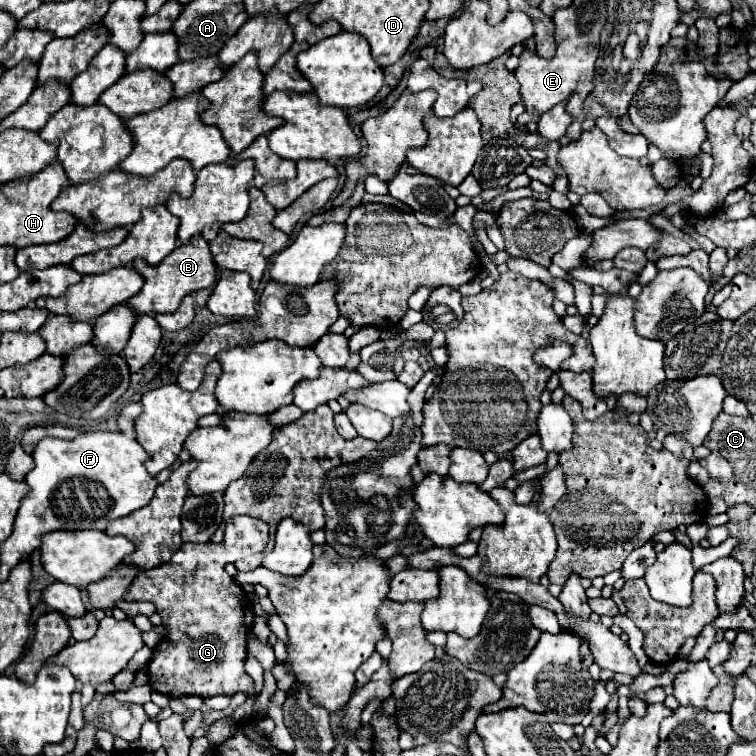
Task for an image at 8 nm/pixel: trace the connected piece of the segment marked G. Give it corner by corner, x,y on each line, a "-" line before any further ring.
232,516
226,524
222,544
198,544
200,564
196,570
180,574
182,566
162,564
152,570
140,572
124,594
126,602
152,602
156,612
162,616
166,634
154,648
148,662
146,674
148,684
156,692
180,692
166,696
188,696
188,694
210,694
210,696
232,696
243,691
255,698
254,680
244,672
248,656
246,636
254,622
254,606
248,594
234,578
224,570
226,564
236,562
248,552
258,554
268,544
268,526
252,516

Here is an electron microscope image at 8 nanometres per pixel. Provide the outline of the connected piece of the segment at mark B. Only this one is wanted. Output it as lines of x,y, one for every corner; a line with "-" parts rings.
196,234
188,244
178,246
164,262
158,266
150,266
144,258
134,260
134,268
144,276
144,286
140,294
132,296
126,304
134,308
138,314
150,314
150,312
174,312
180,306
180,300
196,290
208,288
216,280
216,264
214,256
210,252
208,242
204,240
202,234

